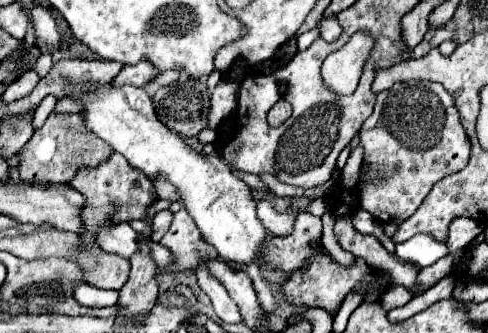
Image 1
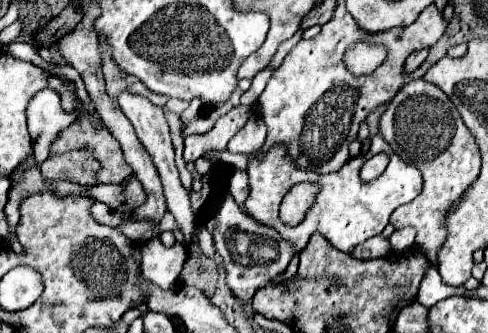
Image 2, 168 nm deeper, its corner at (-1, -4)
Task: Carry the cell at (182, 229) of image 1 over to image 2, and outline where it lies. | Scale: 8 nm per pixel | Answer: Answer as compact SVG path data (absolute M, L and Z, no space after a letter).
M151 238L143 246L143 258L141 258L141 270L143 276L151 282L155 282L159 288L169 290L177 276L181 274L181 268L187 260L185 248L177 242L175 246L167 248L159 244L159 238Z

